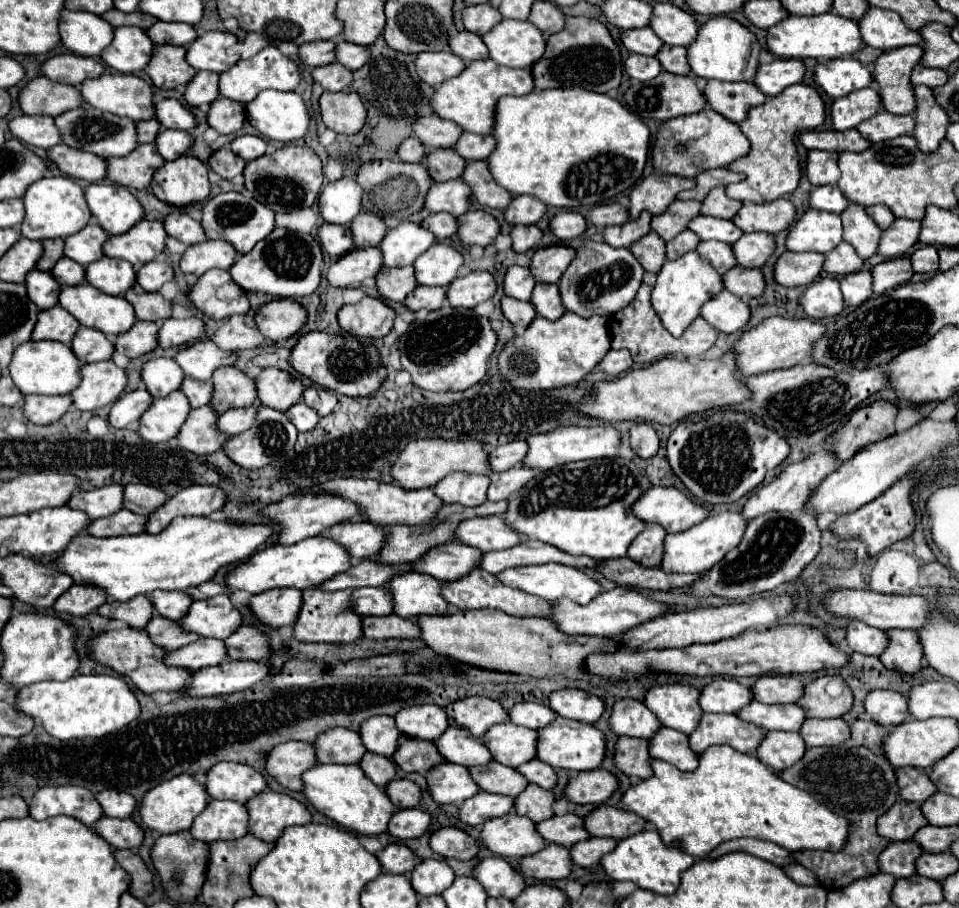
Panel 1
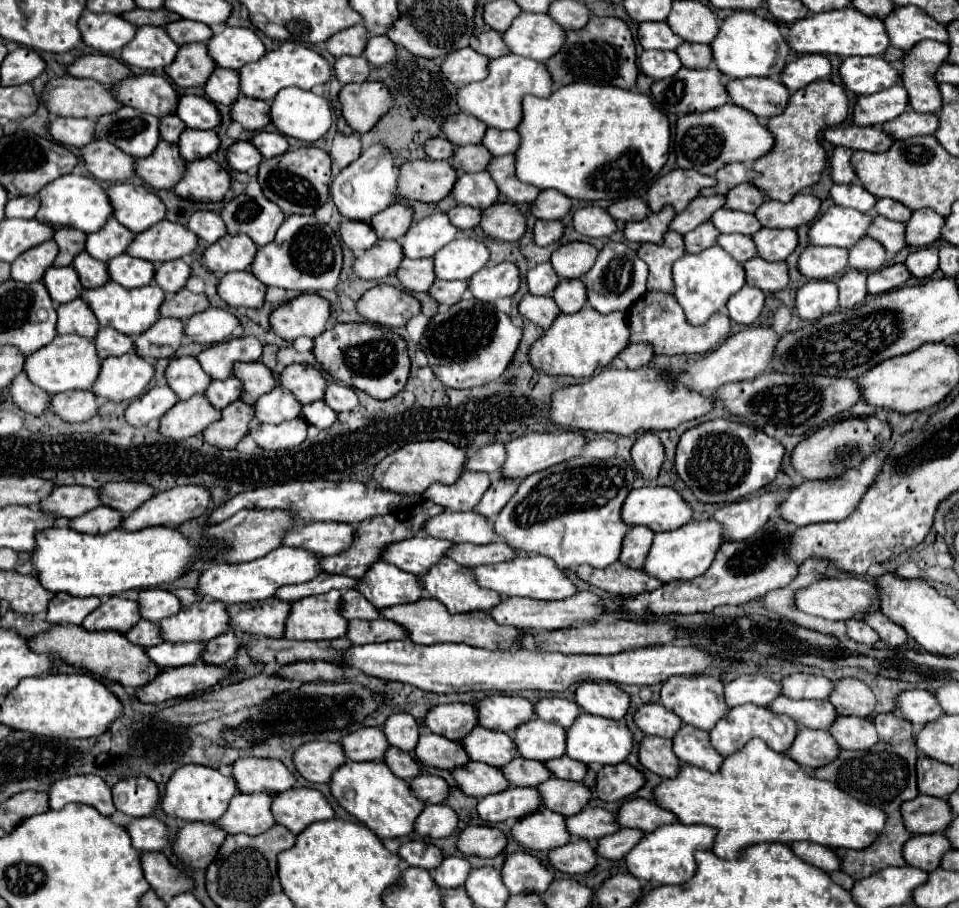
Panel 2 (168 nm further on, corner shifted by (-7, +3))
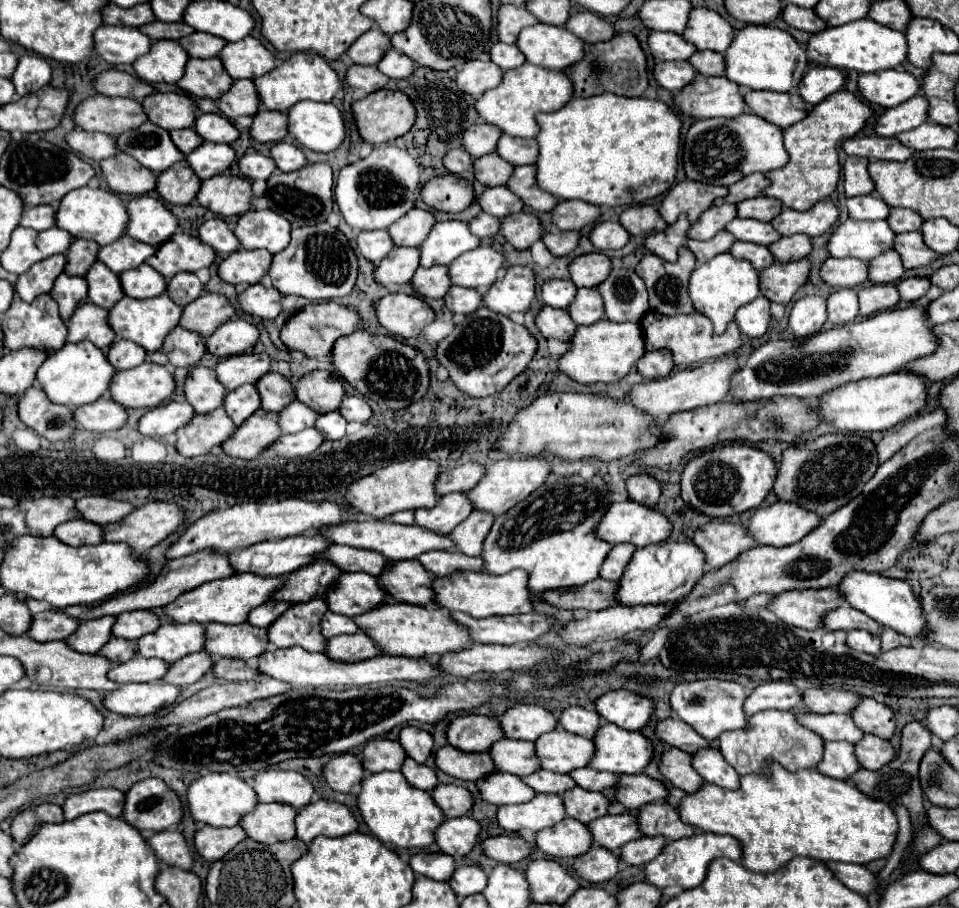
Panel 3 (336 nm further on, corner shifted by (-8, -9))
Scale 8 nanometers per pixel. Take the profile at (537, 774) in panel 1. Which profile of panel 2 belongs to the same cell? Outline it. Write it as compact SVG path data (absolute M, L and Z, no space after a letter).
M561 756L561 758L553 758L549 762L545 762L545 766L557 776L557 778L571 778L571 780L583 780L587 774L587 766L569 758L569 756Z

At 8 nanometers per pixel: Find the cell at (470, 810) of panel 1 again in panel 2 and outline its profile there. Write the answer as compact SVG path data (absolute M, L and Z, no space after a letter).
M507 788L499 794L491 794L479 800L477 812L485 822L505 822L509 818L521 820L527 814L539 810L543 798L537 788Z

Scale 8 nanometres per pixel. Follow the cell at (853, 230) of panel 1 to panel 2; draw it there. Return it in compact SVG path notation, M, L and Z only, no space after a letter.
M875 216L875 224L871 224L867 234L873 236L875 240L879 240L885 246L885 250L891 254L897 254L907 246L903 222L891 222L883 216Z

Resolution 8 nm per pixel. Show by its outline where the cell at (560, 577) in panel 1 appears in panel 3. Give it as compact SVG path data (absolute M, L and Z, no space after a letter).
M512 570L502 576L488 576L488 572L454 572L434 580L434 592L438 606L448 610L460 610L476 618L526 614L534 610L532 592L528 592L528 574L524 570Z

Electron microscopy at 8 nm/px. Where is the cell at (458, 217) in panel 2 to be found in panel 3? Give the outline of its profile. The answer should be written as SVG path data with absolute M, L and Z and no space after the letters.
M480 212L476 218L472 218L472 220L468 222L470 232L472 232L474 236L478 236L478 238L492 238L492 236L496 236L498 226L500 226L498 218L488 216L488 214L484 214L484 212Z

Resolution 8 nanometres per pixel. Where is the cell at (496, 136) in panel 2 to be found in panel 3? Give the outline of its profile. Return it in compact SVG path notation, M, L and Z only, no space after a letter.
M502 136L498 140L496 152L500 158L506 162L520 166L520 164L534 164L538 156L538 144L534 138L524 140L524 138L514 138L514 136Z

